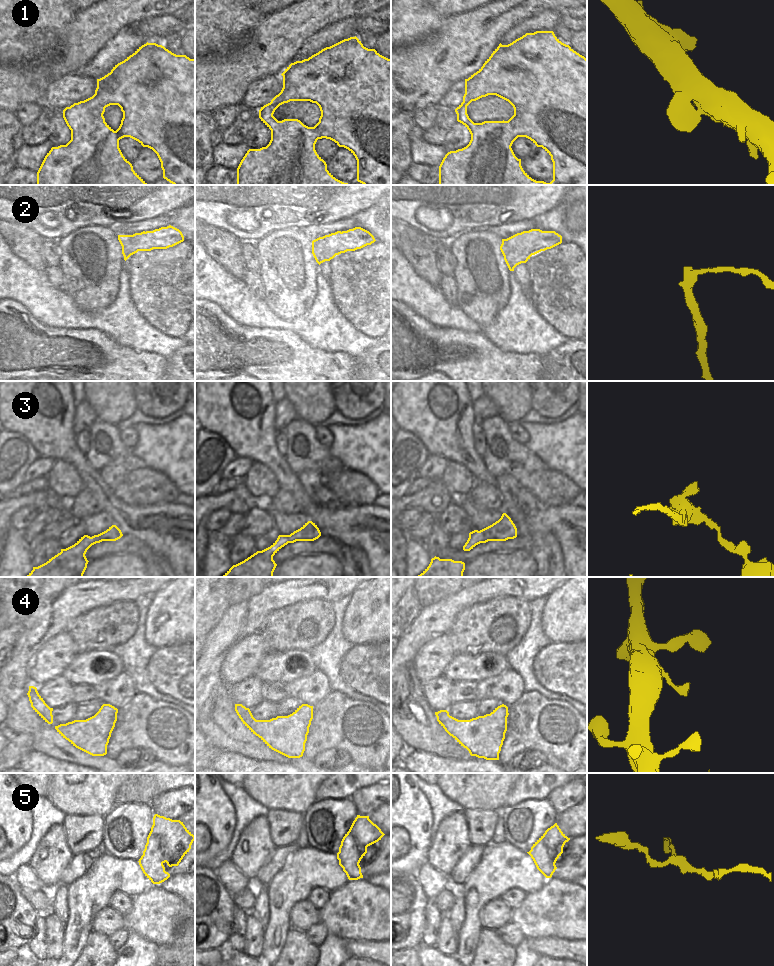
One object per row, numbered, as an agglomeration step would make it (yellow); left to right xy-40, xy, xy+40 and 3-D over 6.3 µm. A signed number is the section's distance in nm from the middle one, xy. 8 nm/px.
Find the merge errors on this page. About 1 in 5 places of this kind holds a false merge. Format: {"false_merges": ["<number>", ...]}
{"false_merges": ["2"]}

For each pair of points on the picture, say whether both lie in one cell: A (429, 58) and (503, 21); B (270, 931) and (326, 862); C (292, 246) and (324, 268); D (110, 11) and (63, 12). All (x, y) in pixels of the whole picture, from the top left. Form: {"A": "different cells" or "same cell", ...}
{"A": "same cell", "B": "same cell", "C": "different cells", "D": "different cells"}

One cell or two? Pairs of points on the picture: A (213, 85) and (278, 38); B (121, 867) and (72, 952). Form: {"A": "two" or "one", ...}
{"A": "one", "B": "one"}

